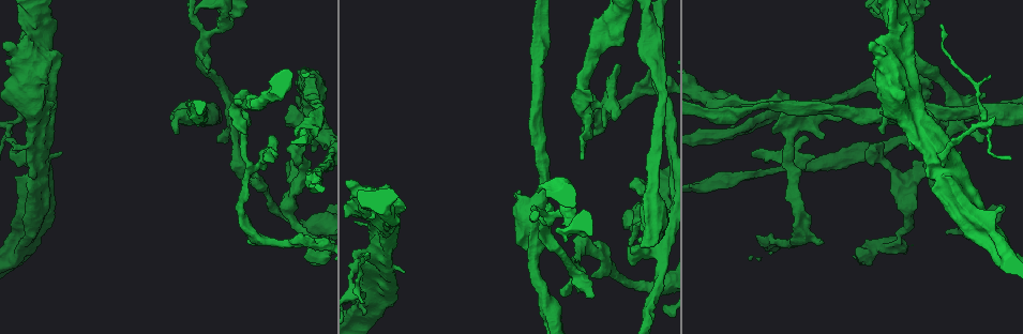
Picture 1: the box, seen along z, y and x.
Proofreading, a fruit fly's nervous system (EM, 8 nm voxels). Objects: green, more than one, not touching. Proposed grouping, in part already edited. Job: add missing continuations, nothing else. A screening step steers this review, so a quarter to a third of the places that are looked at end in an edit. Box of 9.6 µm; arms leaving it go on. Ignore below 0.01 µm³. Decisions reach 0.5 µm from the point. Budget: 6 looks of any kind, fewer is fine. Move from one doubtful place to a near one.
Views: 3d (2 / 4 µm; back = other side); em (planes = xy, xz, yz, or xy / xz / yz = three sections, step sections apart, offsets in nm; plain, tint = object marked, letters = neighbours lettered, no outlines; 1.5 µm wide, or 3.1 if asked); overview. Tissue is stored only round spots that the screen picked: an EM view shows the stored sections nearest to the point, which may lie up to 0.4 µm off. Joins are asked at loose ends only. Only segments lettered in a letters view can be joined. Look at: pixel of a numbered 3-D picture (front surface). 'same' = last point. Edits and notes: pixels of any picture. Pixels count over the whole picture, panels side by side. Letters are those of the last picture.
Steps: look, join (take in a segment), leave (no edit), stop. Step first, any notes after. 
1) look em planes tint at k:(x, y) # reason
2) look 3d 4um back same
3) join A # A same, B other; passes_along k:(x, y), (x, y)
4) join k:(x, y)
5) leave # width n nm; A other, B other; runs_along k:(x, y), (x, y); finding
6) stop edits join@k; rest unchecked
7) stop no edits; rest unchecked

look 3d 4um at 1:(288, 108) # branch stops here

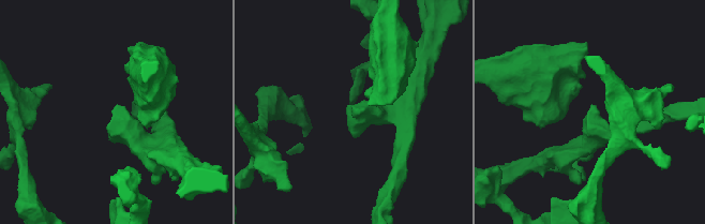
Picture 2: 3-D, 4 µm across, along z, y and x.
look em planes letters at 2:(596, 109)

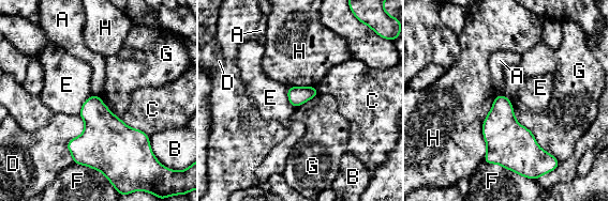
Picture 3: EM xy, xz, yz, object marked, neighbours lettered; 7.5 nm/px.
leave # width 140 nm; A other, B other, C other, D other, E other, F other, G other, H other; border 3:(510, 102), (515, 119), (558, 159); none of them fits

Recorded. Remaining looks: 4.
look em xy step 8 tint at 1:(822, 134) # branch stops here

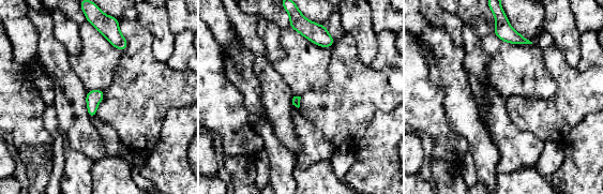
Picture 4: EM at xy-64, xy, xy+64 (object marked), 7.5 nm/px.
look em planes letters same

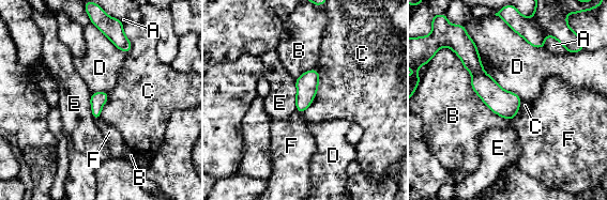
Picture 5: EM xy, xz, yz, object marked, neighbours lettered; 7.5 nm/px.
leave # A other, B other, C other, D other, E other, F other; runs_along 5:(470, 51), (482, 83), (511, 116); no lettered segment goes on from it

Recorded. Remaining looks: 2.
look em planes letters at 1:(311, 239) # an open end

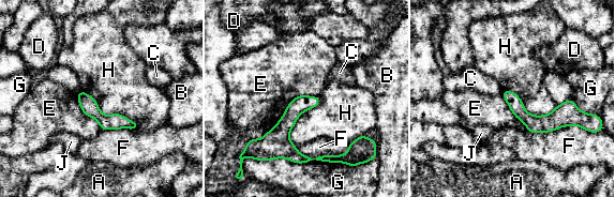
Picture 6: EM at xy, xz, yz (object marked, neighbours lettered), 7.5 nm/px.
leave # width 110 nm; longest_contact G 650 nm; A other, B other, C other, D other, E other, F other, G other, H other, J other; none of them fits

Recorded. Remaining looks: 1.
stop no edits; rest unchecked

